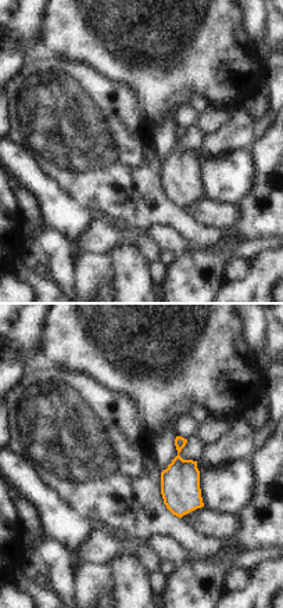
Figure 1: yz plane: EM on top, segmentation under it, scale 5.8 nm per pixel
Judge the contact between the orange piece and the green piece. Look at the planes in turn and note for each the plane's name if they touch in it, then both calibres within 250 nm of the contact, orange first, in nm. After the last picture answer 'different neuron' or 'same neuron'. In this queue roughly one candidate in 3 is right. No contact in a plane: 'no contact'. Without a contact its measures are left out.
no contact

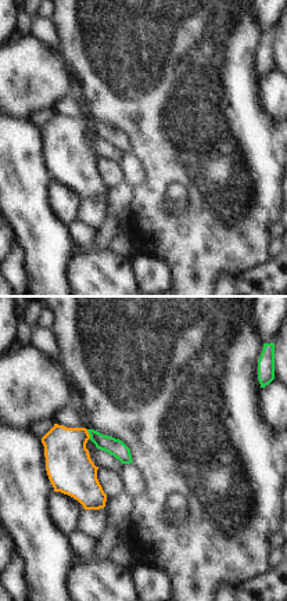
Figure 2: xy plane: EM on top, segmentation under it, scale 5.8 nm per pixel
contact in xy; calibres 280 and 100 nm

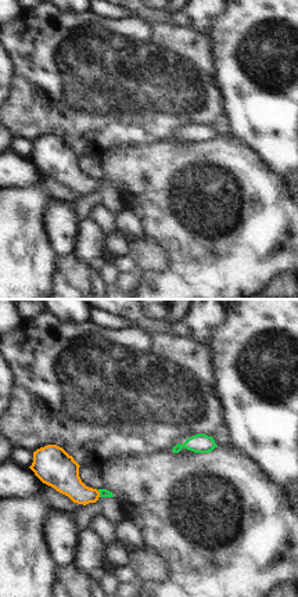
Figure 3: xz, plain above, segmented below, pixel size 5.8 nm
contact in xz; calibres 200 and 50 nm

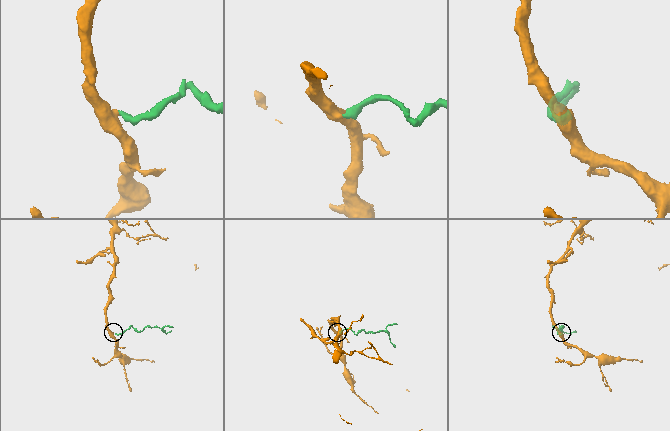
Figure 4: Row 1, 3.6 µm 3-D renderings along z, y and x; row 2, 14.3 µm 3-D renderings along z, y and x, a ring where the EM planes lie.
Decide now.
same neuron

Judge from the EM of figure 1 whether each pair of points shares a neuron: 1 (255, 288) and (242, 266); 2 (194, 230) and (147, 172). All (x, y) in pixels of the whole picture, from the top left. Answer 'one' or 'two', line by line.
1: two
2: one

